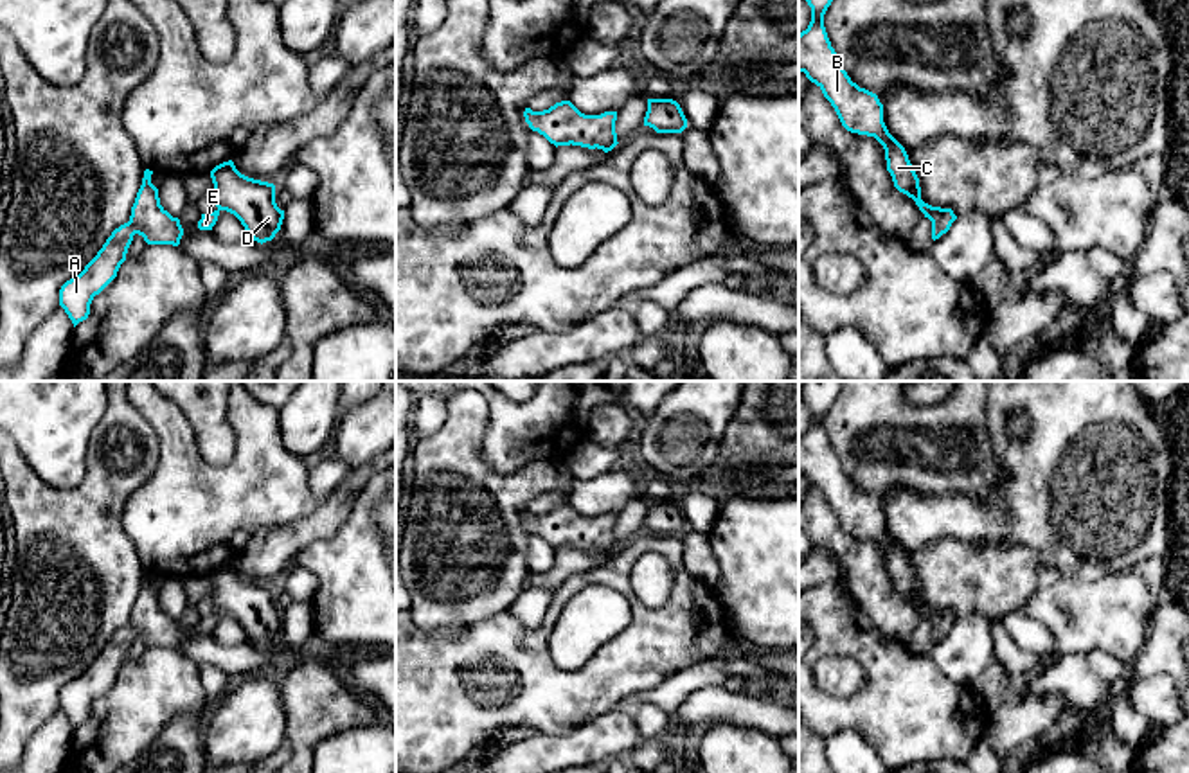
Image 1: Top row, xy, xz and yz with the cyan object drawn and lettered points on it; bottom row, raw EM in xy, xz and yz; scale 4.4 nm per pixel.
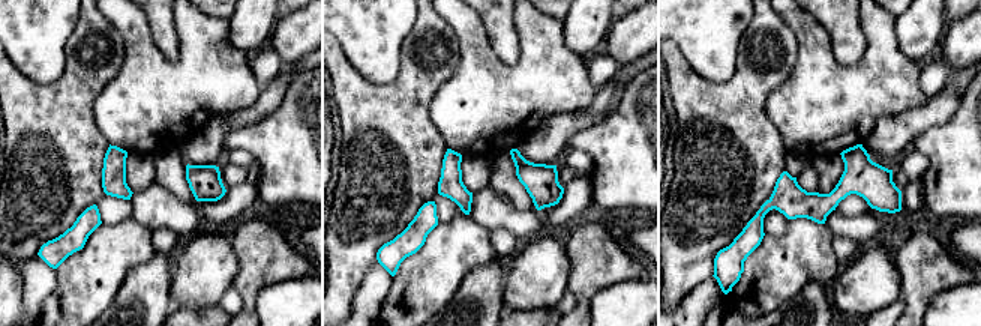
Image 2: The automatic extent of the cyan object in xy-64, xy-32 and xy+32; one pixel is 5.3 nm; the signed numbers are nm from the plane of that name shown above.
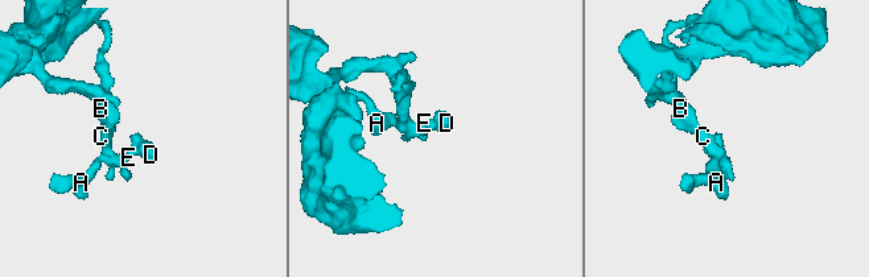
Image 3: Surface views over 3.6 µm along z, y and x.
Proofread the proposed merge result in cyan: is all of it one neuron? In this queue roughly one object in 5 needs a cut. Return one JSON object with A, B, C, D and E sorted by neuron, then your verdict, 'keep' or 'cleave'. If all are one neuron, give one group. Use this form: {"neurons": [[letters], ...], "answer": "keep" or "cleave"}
{"neurons": [["A", "B", "C", "D", "E"]], "answer": "keep"}

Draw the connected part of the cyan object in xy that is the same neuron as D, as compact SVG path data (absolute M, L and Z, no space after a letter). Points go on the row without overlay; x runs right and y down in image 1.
M234 564L210 573L216 613L201 617L200 633L212 633L221 613L234 617L250 642L266 645L281 633L284 613L275 606L275 588L241 577Z

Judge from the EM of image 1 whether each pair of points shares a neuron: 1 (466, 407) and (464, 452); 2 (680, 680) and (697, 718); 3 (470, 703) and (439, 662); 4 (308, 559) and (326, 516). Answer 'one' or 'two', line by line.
1: one
2: two
3: one
4: two

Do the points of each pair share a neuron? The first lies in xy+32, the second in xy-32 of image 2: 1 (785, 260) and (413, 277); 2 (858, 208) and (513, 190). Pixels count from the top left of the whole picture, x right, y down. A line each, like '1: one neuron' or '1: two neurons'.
1: one neuron
2: one neuron

